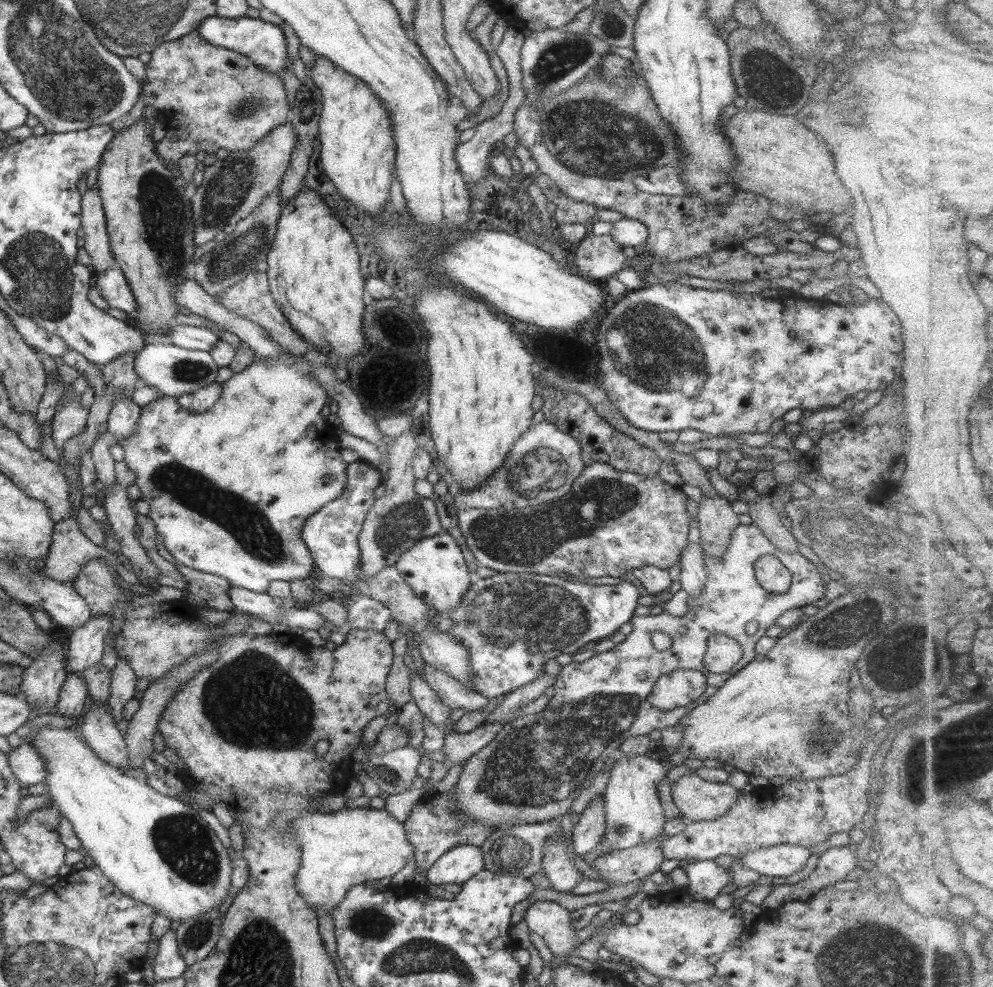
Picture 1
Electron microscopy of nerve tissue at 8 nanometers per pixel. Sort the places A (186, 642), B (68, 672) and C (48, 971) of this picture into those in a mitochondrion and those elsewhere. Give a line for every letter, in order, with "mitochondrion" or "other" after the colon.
A: other
B: other
C: mitochondrion

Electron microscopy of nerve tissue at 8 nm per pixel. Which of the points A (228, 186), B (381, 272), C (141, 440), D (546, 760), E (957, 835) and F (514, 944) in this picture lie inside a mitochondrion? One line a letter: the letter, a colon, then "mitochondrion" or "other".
A: mitochondrion
B: other
C: other
D: mitochondrion
E: other
F: other

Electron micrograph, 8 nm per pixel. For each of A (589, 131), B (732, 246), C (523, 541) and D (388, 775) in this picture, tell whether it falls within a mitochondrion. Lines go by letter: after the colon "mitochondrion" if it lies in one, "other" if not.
A: mitochondrion
B: other
C: mitochondrion
D: mitochondrion

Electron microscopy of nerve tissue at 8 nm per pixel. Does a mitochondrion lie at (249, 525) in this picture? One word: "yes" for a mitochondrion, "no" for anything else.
yes

